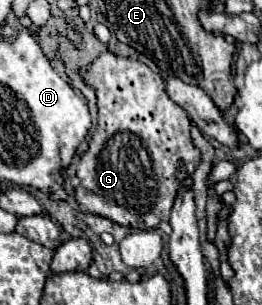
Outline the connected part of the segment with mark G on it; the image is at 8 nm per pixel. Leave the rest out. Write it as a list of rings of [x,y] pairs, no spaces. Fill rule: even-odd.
[[[112,53],[100,55],[86,73],[86,81],[96,89],[98,97],[98,127],[88,145],[88,151],[78,163],[78,179],[82,185],[76,187],[78,207],[86,213],[108,217],[124,227],[154,229],[160,221],[170,219],[170,211],[178,191],[182,189],[176,173],[180,161],[188,173],[186,183],[192,185],[192,173],[200,161],[200,151],[190,139],[190,119],[186,111],[176,105],[166,93],[166,81],[160,73],[154,73],[142,61],[116,57]]]

